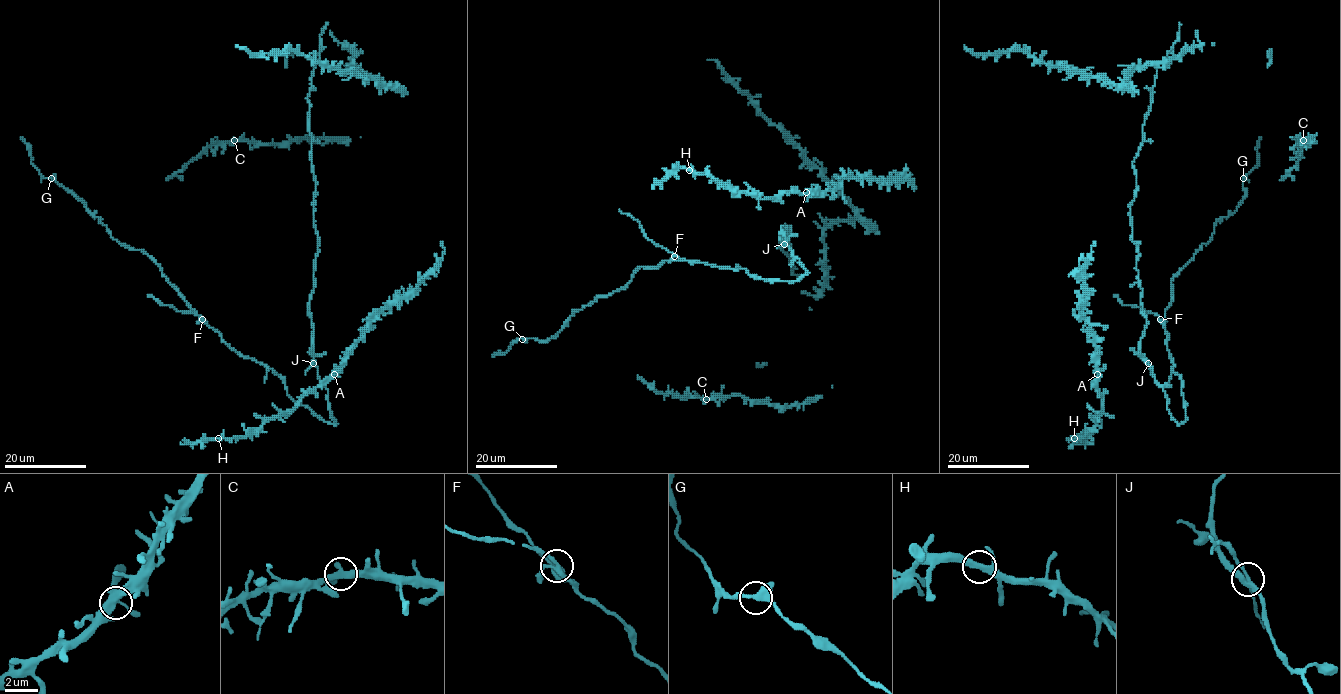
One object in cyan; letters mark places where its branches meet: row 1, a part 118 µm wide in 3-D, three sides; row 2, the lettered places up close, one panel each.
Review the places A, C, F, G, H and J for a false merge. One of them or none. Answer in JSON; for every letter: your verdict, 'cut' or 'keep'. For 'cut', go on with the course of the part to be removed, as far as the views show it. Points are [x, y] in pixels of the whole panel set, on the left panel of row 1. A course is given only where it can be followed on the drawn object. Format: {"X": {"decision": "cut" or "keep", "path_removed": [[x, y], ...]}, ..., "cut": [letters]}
{"A": {"decision": "keep"}, "C": {"decision": "keep"}, "F": {"decision": "keep"}, "G": {"decision": "keep"}, "H": {"decision": "keep"}, "J": {"decision": "cut", "path_removed": [[313, 363], [317, 355], [325, 352]]}, "cut": ["J"]}

